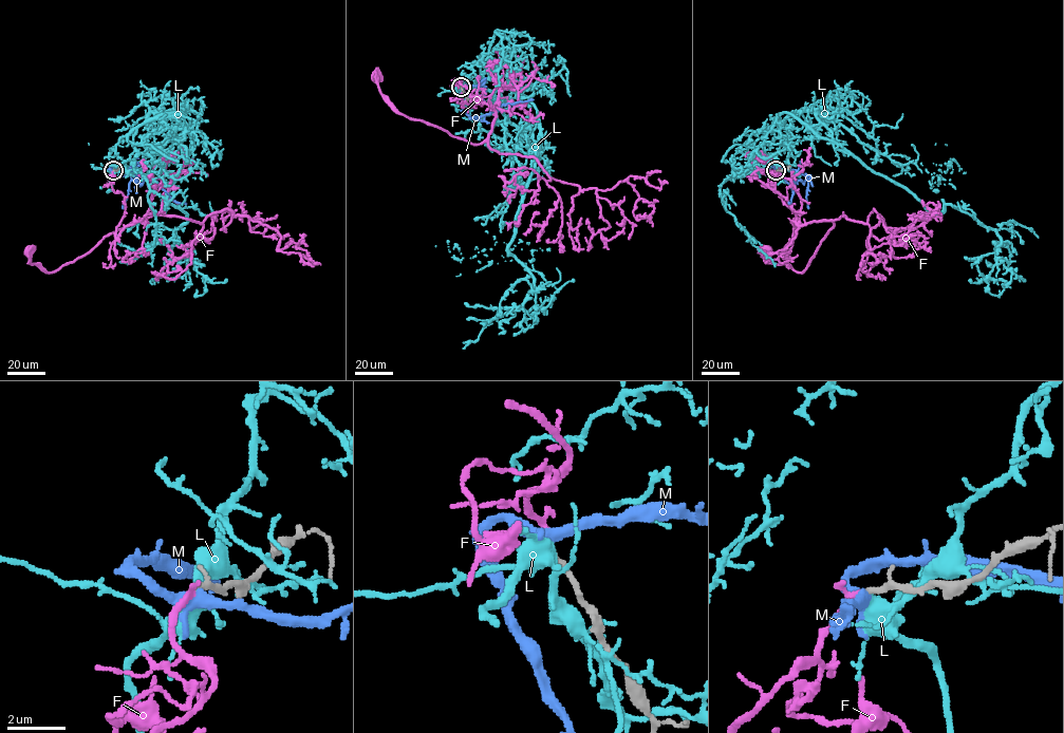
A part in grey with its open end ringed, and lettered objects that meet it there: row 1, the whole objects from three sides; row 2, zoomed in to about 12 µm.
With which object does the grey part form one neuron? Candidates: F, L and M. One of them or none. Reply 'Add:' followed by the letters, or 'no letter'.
Add: F

